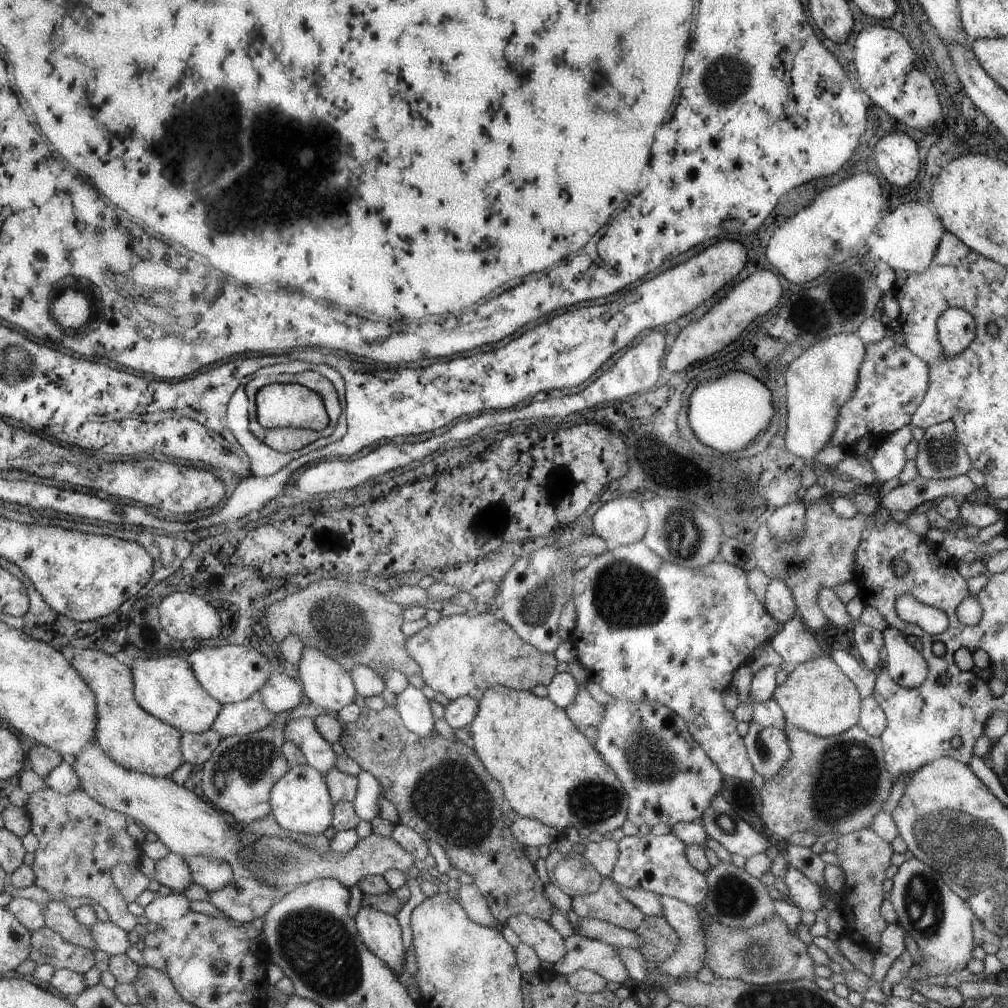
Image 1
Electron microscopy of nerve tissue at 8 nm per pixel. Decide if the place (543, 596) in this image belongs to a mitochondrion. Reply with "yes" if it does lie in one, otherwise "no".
yes

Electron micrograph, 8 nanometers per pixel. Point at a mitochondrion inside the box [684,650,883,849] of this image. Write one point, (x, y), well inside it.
(726, 823)

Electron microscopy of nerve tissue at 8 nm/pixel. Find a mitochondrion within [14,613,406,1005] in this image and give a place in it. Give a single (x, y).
(318, 947)

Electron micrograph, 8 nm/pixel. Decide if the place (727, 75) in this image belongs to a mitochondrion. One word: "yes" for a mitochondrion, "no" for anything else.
yes

